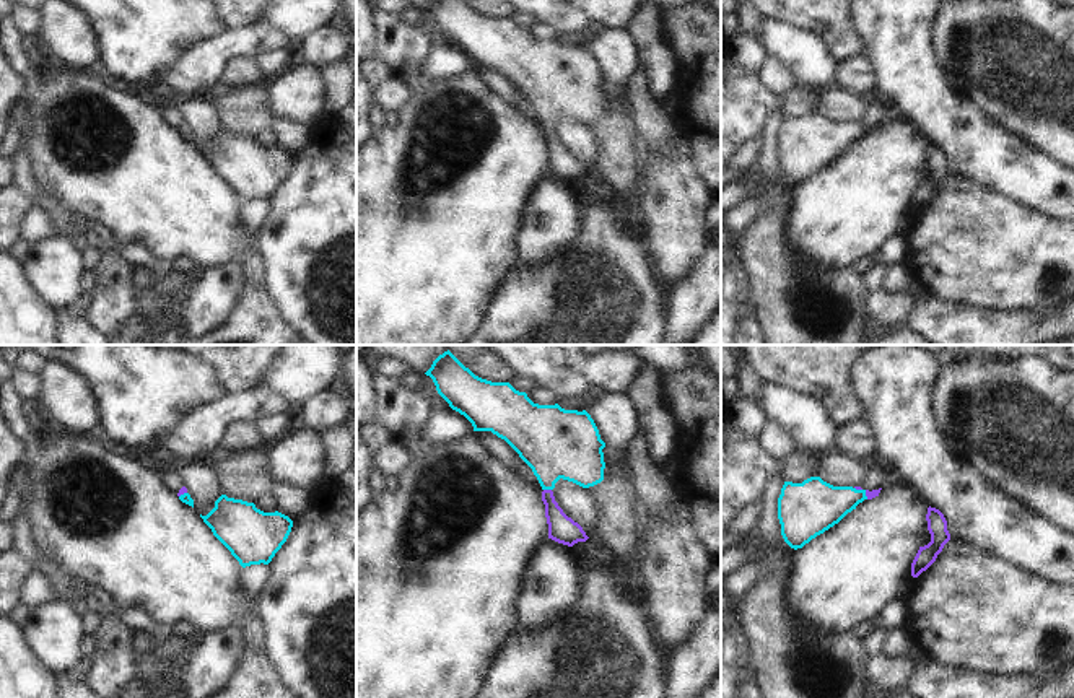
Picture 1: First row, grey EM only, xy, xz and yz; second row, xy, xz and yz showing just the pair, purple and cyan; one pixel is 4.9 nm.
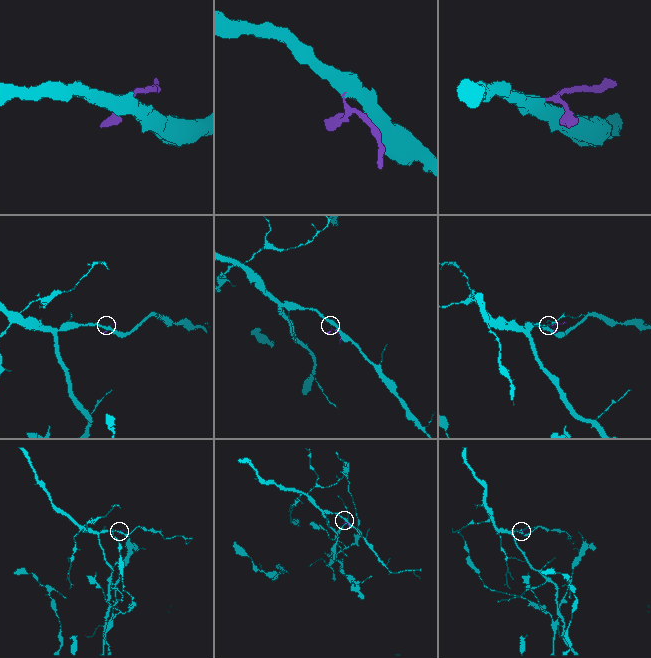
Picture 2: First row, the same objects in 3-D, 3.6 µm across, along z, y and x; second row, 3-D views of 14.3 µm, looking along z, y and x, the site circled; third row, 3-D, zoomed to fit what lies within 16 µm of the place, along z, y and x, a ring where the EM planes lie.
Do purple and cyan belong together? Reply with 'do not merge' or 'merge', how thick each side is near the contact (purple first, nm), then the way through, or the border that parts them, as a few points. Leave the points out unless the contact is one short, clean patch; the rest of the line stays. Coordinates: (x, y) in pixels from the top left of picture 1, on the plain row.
merge | 140/340 nm | across xz (562, 165), (549, 137), (547, 126), (555, 78)

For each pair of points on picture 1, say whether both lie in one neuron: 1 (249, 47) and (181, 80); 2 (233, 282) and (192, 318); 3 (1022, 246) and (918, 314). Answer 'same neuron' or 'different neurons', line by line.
1: same neuron
2: same neuron
3: different neurons

